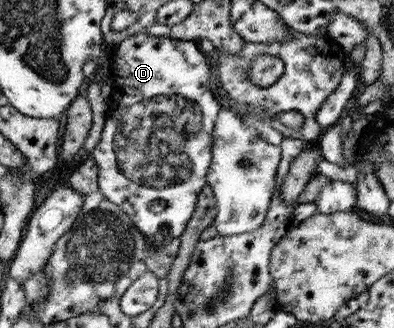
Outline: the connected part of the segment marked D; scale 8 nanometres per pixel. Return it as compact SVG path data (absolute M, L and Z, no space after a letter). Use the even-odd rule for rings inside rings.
M137 33L115 45L111 57L110 111L101 140L90 157L100 168L98 187L102 195L130 216L134 227L149 239L153 251L158 252L157 243L168 242L170 236L180 237L194 214L198 193L206 185L206 173L212 165L212 133L220 105L210 87L208 61L192 40Z

